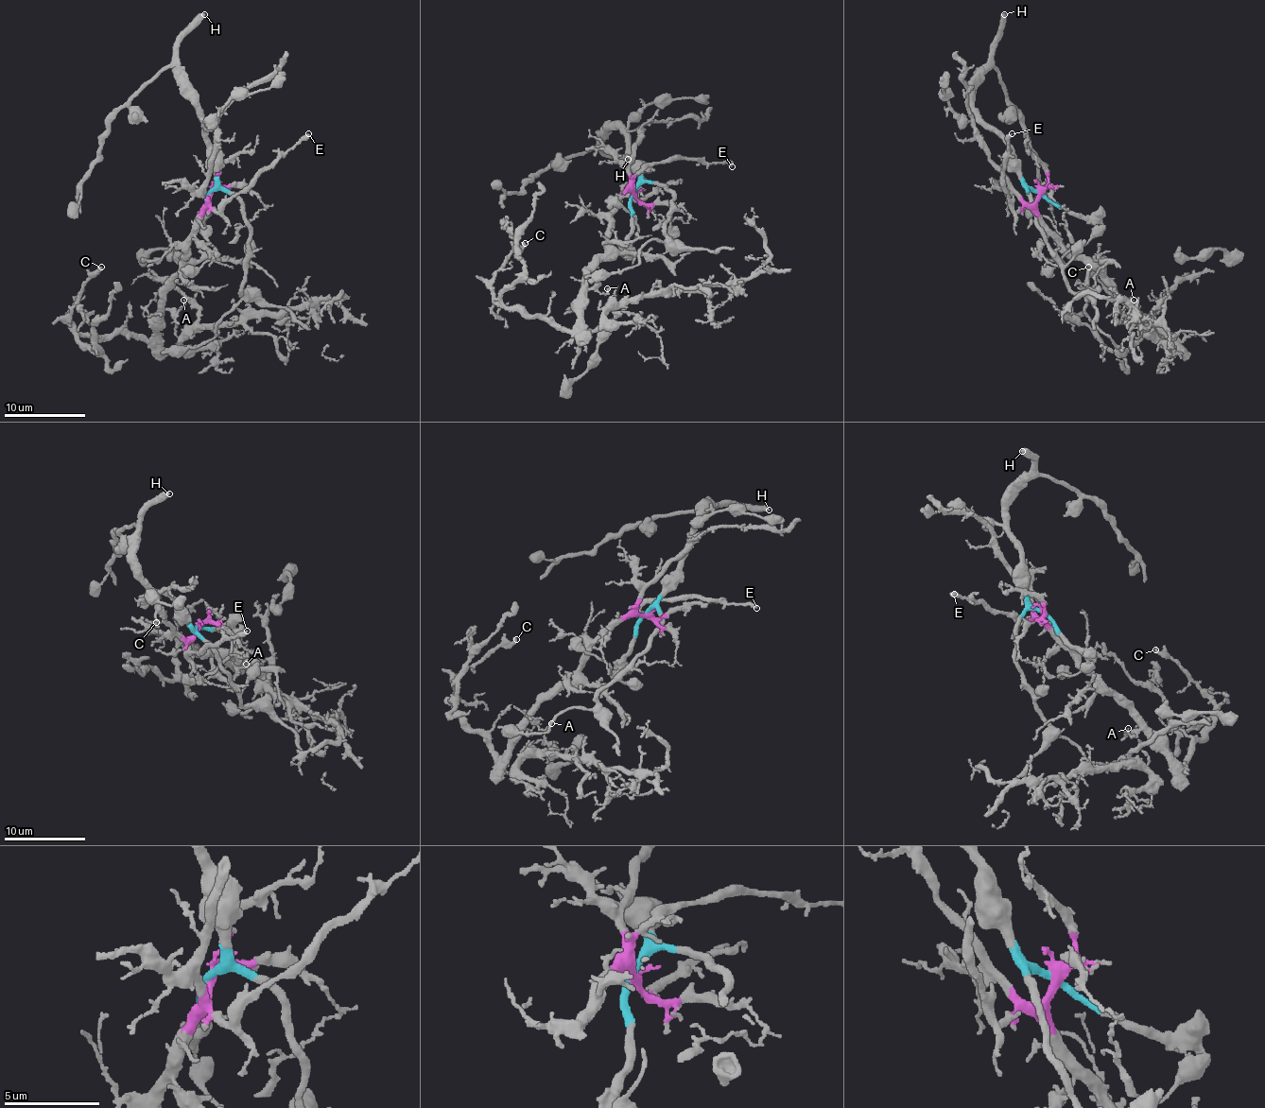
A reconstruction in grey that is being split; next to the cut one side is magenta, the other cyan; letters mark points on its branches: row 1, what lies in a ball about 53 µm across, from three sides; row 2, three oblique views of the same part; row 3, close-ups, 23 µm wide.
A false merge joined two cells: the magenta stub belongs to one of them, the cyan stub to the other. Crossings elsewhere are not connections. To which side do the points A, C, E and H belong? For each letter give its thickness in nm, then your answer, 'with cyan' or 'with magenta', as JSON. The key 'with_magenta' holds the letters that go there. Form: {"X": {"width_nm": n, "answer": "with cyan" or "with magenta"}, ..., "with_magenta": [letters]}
{"A": {"width_nm": 140, "answer": "with magenta"}, "C": {"width_nm": 360, "answer": "with magenta"}, "E": {"width_nm": 400, "answer": "with magenta"}, "H": {"width_nm": 440, "answer": "with cyan"}, "with_magenta": ["A", "C", "E"]}

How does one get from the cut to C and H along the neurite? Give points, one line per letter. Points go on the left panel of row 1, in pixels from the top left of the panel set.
C: (209, 193), (184, 267), (158, 311), (158, 329), (148, 337), (85, 336), (69, 321), (78, 291), (101, 267)
H: (209, 193), (215, 183), (215, 148), (195, 106), (195, 94), (179, 65), (179, 41), (205, 14)

